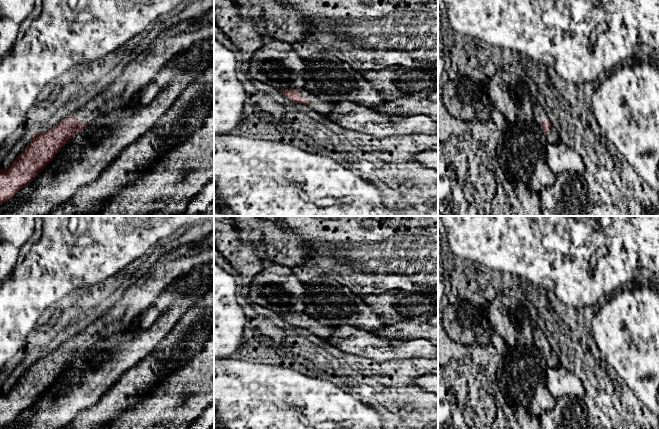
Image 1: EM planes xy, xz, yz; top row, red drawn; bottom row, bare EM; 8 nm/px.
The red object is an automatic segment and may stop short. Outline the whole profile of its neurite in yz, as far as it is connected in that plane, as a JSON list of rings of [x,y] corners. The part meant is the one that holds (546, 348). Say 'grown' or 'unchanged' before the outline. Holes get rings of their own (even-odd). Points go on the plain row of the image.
grown; [[[536,323],[533,326],[533,334],[534,344],[545,357],[547,366],[550,368],[557,367],[559,365],[559,356],[552,350],[546,336]]]

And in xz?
grown; [[[285,313],[281,314],[282,318],[289,324],[296,327],[303,327],[308,329],[312,335],[315,335],[321,339],[329,338],[335,328],[319,323],[311,316],[301,313]]]

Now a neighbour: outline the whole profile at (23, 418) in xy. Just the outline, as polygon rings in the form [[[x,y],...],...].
[[[28,409],[22,411],[13,422],[8,423],[5,427],[0,429],[21,429],[30,421],[30,411]]]

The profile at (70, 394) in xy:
[[[205,286],[193,292],[175,292],[173,302],[155,323],[142,329],[136,318],[127,328],[95,343],[88,351],[72,361],[54,383],[28,408],[30,421],[21,429],[64,429],[75,416],[95,405],[129,368],[157,349],[159,343],[173,330],[177,321],[199,300]]]

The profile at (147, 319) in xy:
[[[214,259],[195,266],[187,273],[175,279],[157,298],[155,303],[148,308],[137,323],[142,329],[151,327],[160,315],[173,302],[175,292],[193,292],[200,286],[205,286],[206,290],[200,298],[208,291],[214,289]]]

